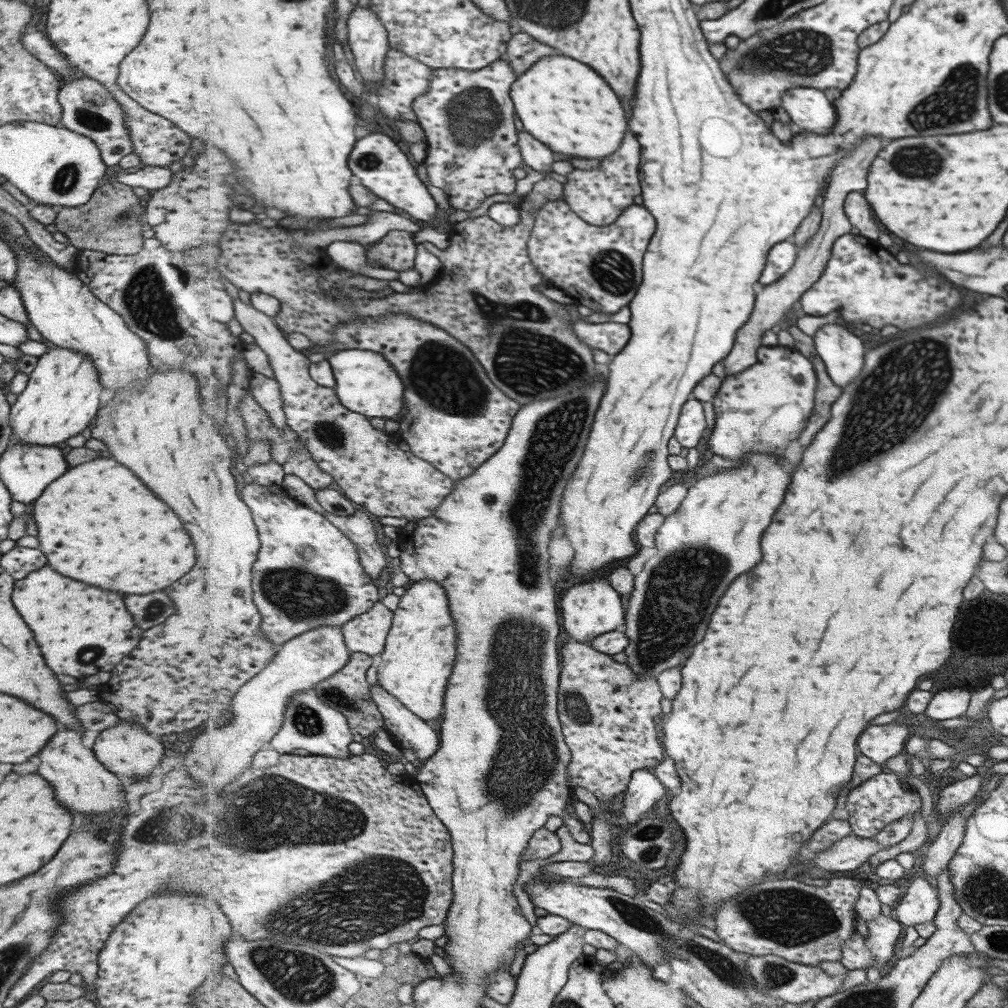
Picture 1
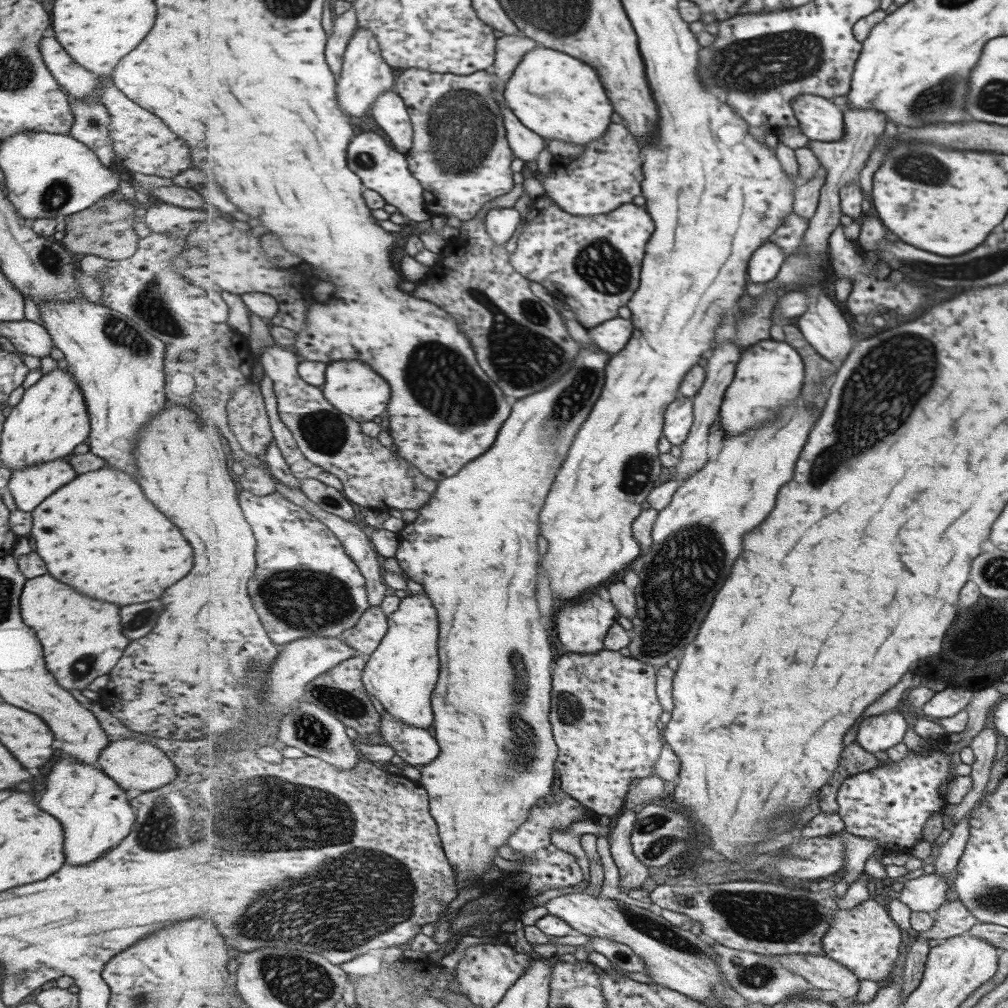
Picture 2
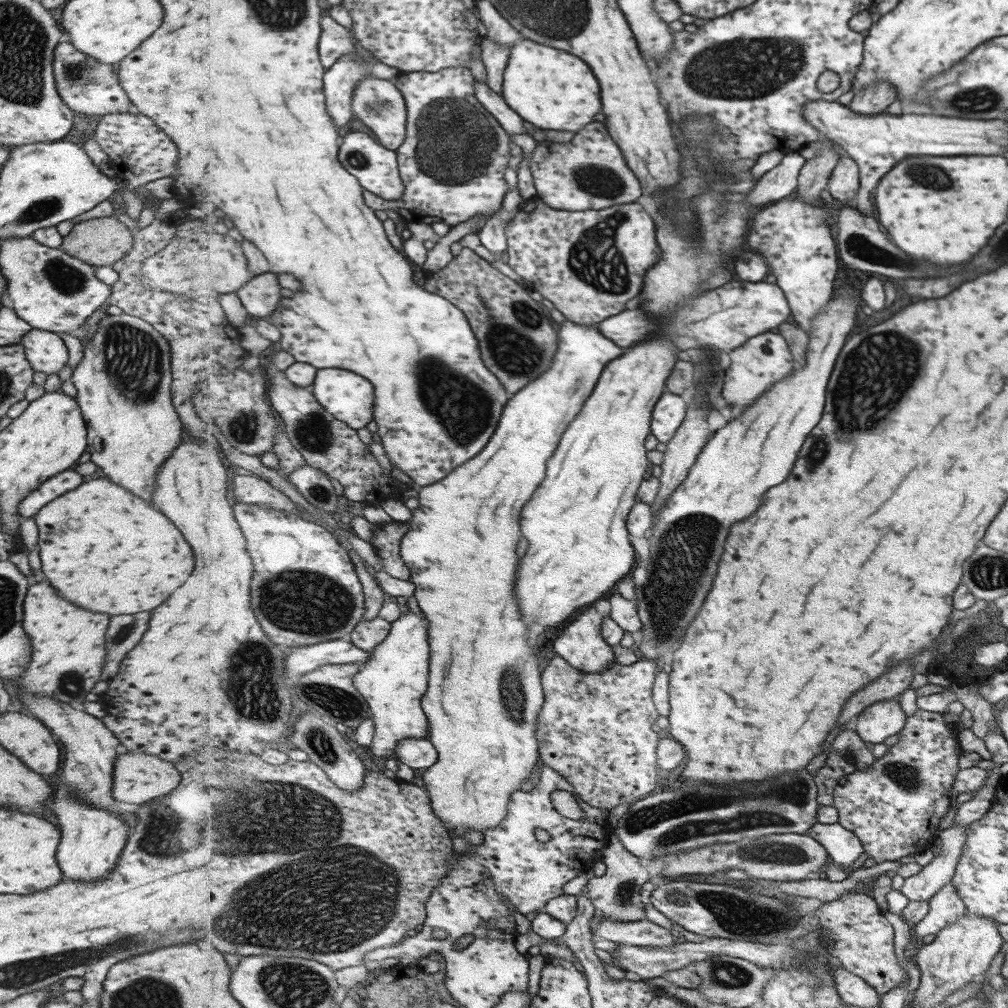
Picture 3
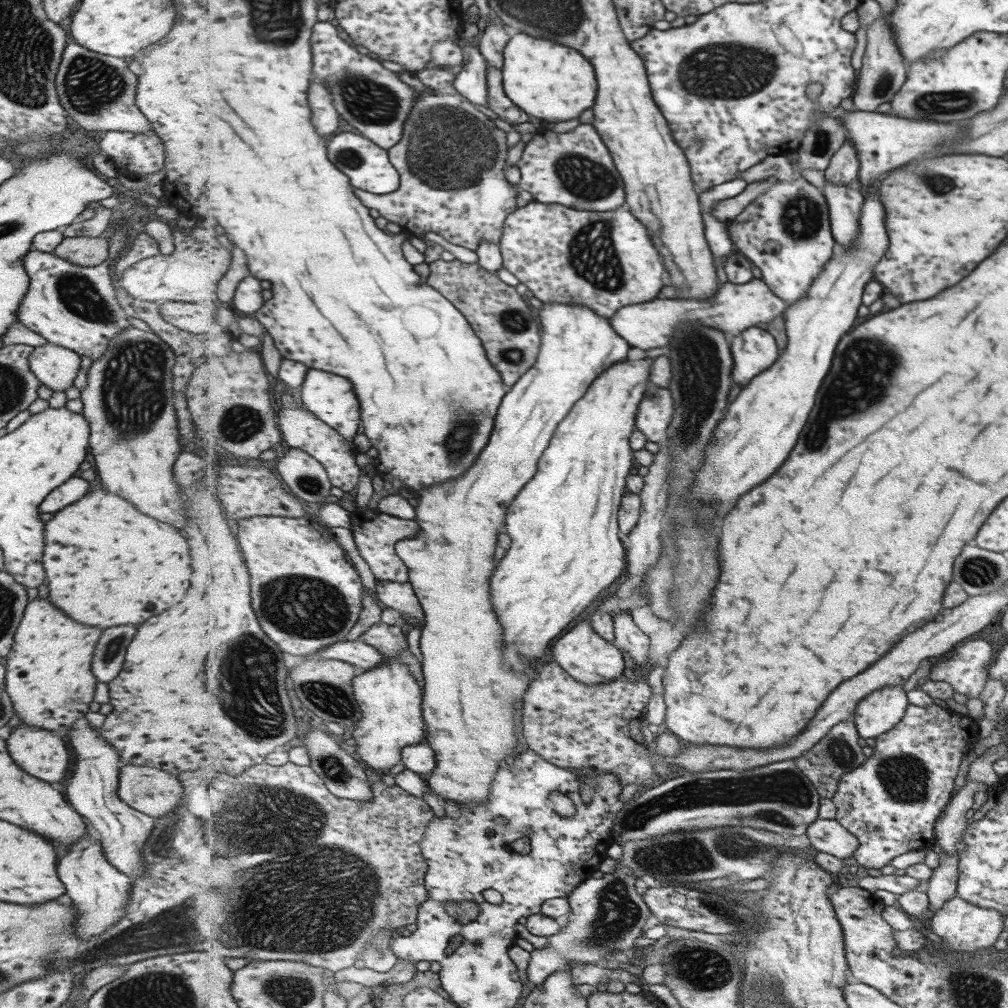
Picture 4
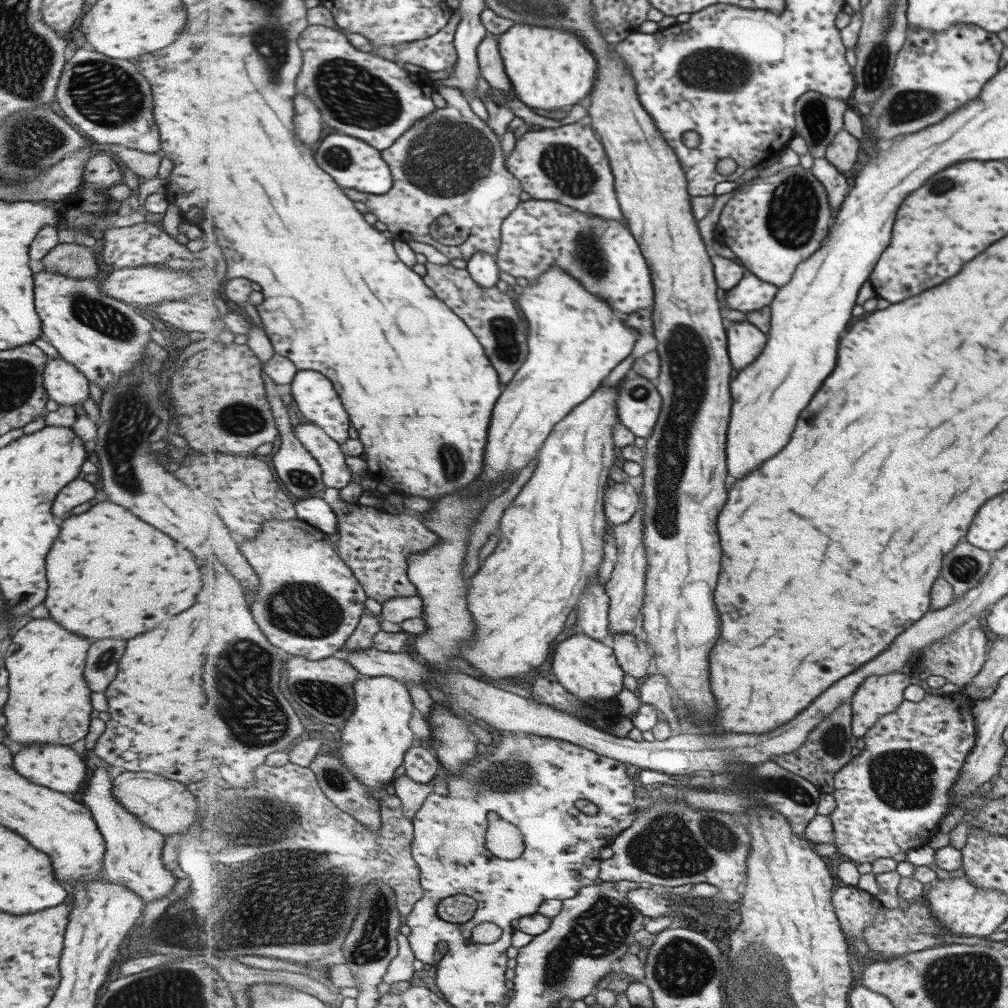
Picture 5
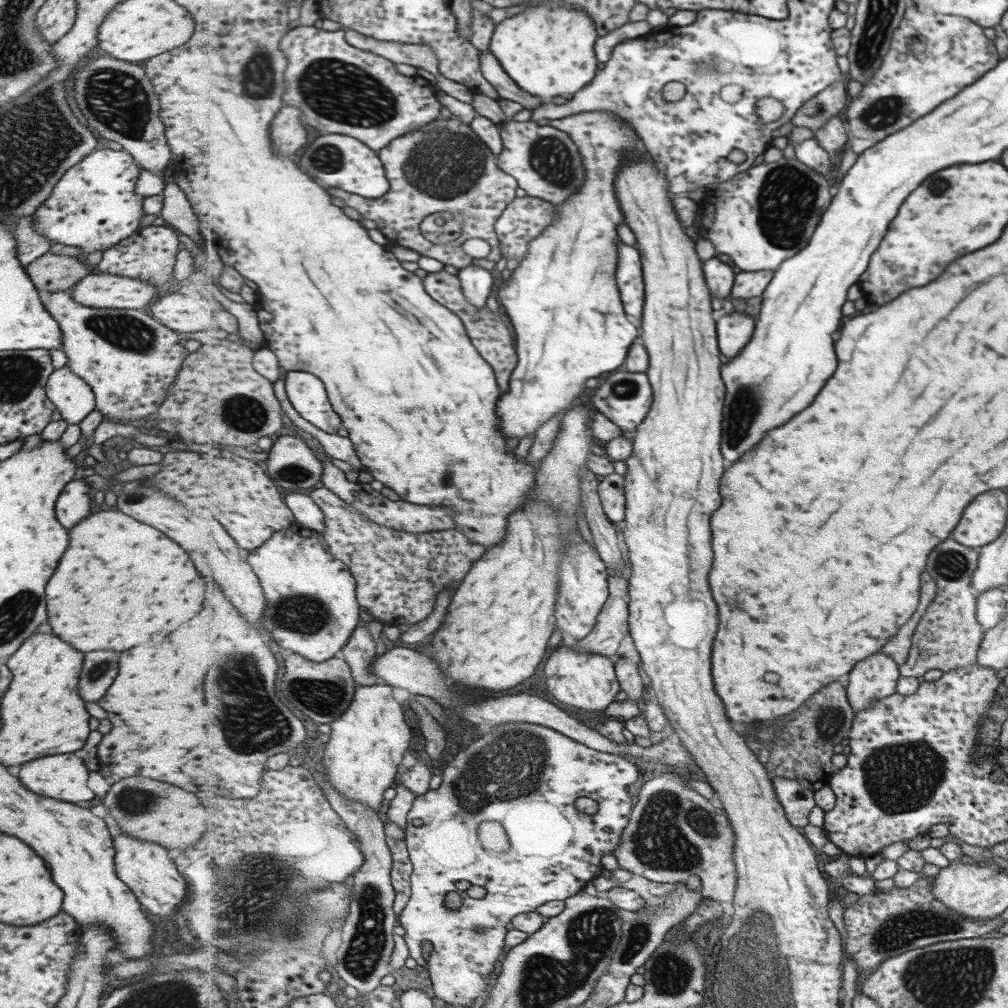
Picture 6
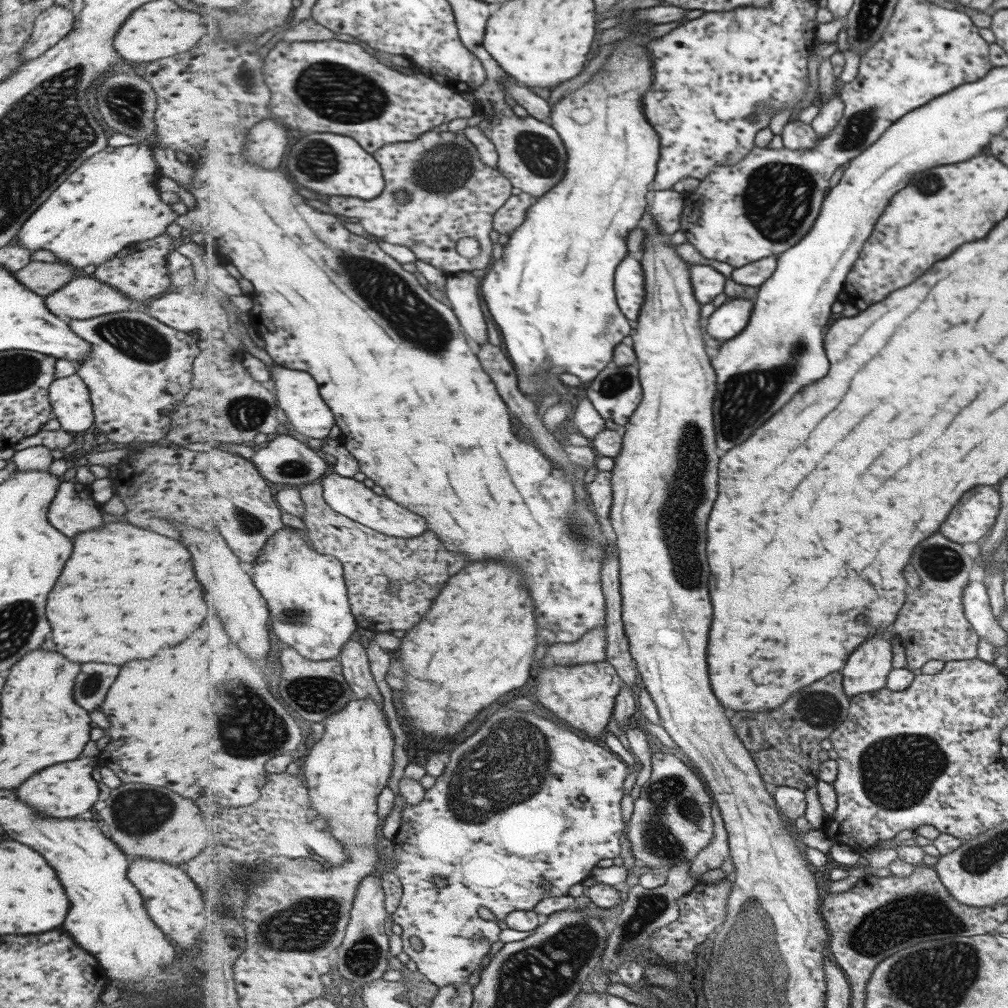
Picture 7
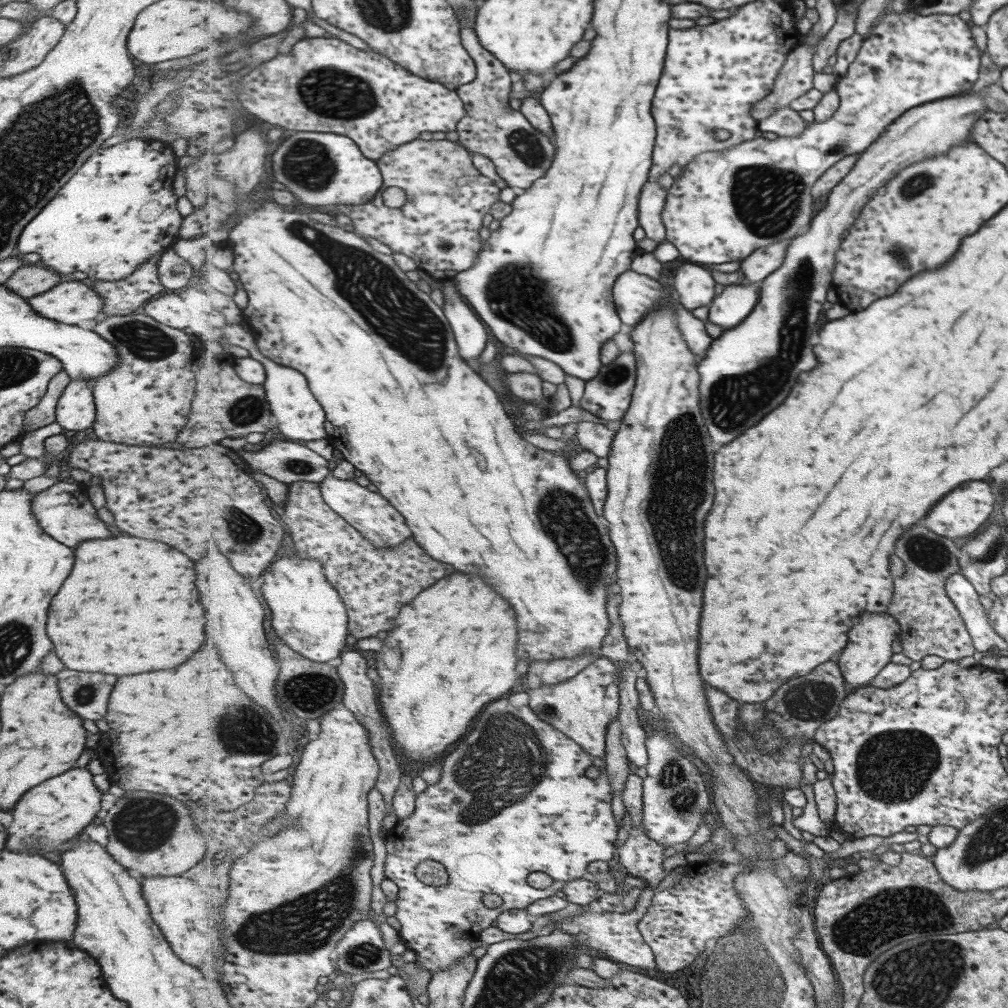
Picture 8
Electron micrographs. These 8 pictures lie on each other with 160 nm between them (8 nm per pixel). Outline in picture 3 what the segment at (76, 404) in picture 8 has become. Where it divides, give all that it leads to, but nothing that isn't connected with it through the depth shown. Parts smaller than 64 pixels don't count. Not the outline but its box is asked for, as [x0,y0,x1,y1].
[19,329,67,375]

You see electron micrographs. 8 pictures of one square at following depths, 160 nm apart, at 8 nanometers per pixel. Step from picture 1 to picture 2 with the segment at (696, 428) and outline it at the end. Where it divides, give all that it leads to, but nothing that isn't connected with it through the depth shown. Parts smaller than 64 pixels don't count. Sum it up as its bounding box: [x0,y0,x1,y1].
[664,395,695,447]

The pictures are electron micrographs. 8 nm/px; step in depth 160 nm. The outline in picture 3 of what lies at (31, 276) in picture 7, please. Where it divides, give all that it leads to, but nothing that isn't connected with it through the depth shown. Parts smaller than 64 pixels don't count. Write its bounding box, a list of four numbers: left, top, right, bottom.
[59,215,133,267]

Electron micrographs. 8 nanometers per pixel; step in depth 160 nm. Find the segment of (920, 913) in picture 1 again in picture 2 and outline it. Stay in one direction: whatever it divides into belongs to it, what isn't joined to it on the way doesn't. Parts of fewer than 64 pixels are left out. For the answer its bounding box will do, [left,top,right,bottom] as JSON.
[896,874,954,915]

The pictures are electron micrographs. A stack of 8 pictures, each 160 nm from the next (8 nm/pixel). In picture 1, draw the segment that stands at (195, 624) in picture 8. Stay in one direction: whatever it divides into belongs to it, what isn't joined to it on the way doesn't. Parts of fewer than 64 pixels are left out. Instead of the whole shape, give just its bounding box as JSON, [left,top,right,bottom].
[30,458,195,594]

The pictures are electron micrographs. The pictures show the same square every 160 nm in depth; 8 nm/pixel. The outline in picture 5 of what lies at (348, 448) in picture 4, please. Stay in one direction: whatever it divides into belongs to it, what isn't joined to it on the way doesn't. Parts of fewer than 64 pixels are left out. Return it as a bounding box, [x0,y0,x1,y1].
[294,422,357,489]

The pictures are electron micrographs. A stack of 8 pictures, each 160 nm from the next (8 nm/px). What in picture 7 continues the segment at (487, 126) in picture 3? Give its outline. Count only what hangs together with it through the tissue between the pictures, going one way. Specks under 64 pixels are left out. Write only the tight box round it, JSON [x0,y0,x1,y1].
[327,129,514,276]

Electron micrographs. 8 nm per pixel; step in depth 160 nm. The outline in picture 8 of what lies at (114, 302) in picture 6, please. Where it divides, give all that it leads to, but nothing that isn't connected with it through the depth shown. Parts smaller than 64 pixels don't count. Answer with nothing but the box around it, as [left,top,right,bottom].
[28,281,103,325]

